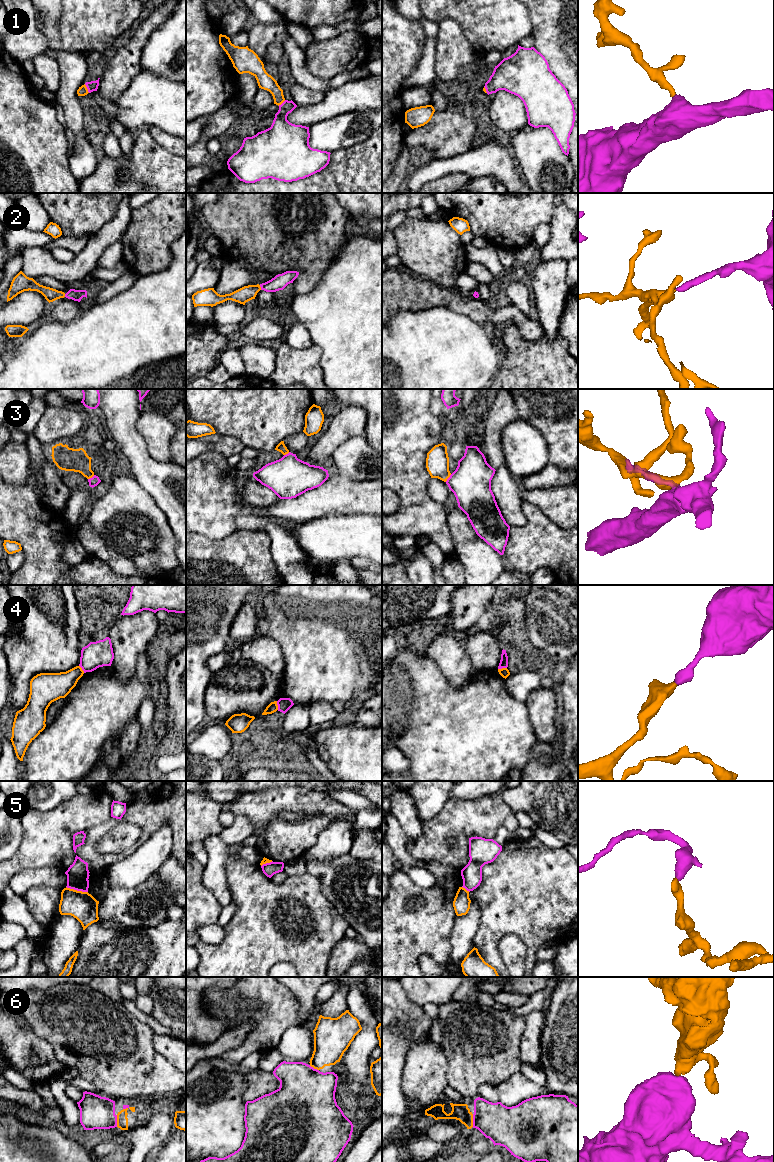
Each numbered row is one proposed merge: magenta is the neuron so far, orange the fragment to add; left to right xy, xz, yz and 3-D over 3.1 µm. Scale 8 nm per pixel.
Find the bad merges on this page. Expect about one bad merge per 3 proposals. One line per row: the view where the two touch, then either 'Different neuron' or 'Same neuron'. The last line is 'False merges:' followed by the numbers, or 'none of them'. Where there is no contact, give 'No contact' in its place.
1: Touches magenta in xy. Same neuron
2: Touches magenta in xz. Same neuron
3: Touches magenta in yz. Same neuron
4: Touches magenta in xz. Different neuron
5: Touches magenta in xy. Different neuron
6: Touches magenta in yz. Same neuron
False merges: 4, 5

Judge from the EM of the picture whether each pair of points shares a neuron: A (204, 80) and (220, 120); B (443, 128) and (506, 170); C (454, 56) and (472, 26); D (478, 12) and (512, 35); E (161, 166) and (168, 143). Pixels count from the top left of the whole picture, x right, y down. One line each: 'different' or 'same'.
A: different
B: different
C: different
D: same
E: different

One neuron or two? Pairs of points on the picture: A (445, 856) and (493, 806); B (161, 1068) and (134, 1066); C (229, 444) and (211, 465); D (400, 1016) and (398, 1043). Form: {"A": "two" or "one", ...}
{"A": "one", "B": "one", "C": "two", "D": "one"}

